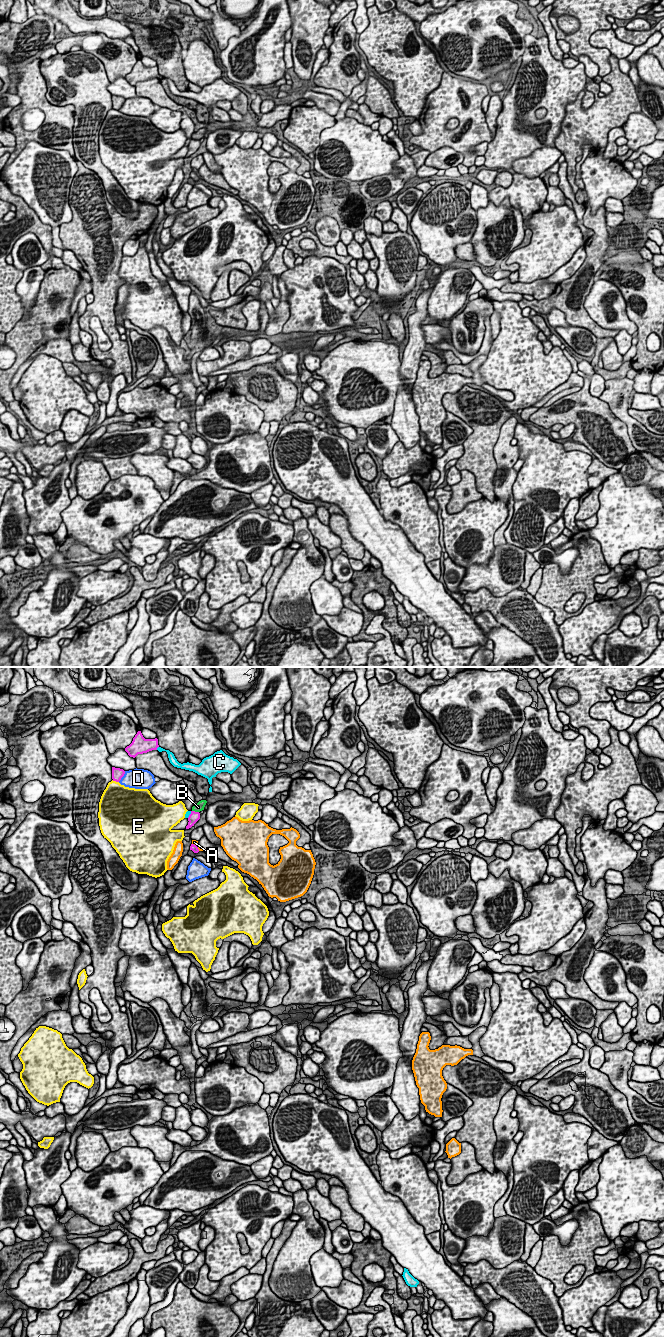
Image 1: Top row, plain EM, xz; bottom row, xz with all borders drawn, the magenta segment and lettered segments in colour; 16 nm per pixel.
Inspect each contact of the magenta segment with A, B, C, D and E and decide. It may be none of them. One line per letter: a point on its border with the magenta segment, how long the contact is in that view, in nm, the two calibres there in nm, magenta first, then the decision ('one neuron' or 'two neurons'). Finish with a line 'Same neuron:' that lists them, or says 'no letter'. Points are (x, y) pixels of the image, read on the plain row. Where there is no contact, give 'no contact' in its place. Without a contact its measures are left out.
A: meets magenta in xz at (196, 174); contact 170 nm long; 120 nm thick on the magenta side, 70 nm on the other; two neurons
B: meets magenta in xz at (194, 139); contact 120 nm long; 160 nm thick on the magenta side, 140 nm on the other; two neurons
C: meets magenta in xz at (157, 75); contact 70 nm long; 240 nm thick on the magenta side, 100 nm on the other; two neurons
D: meets magenta in xz at (123, 103); contact 220 nm long; 190 nm thick on the magenta side, 320 nm on the other; two neurons
E: meets magenta in xz at (115, 108); contact 120 nm long; 190 nm thick on the magenta side, 400 nm on the other; two neurons
Same neuron: no letter

